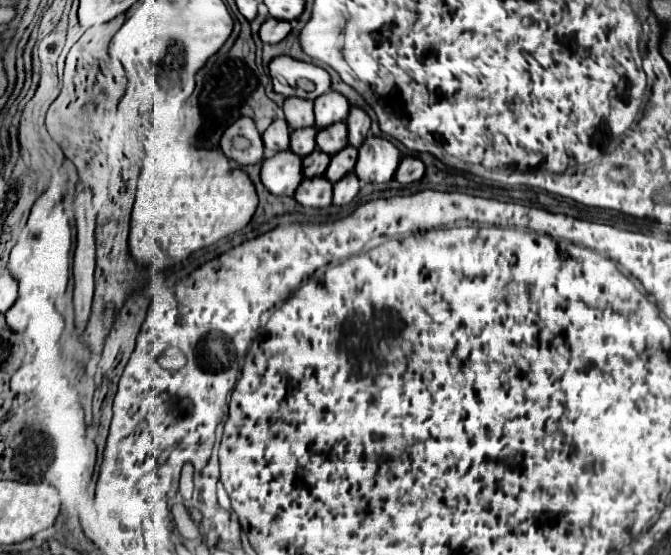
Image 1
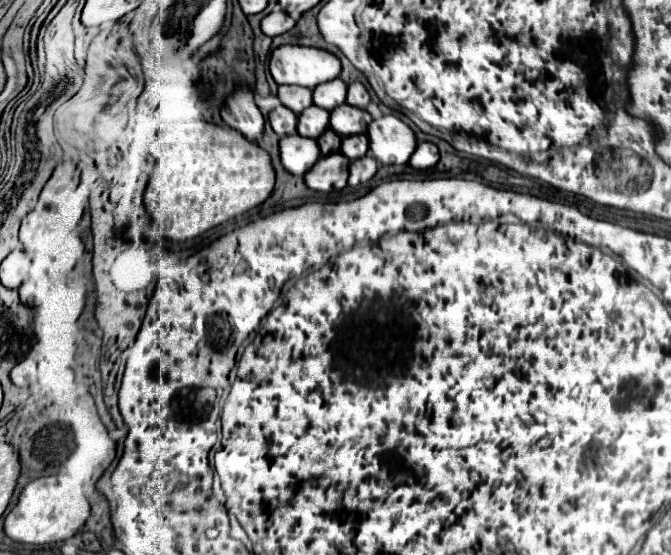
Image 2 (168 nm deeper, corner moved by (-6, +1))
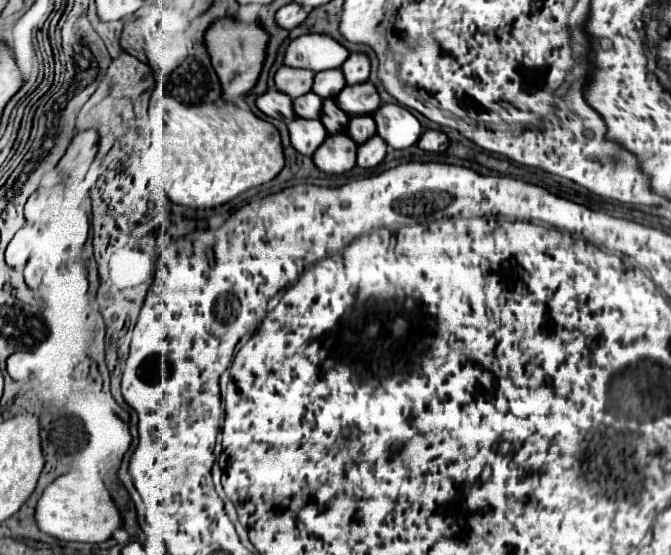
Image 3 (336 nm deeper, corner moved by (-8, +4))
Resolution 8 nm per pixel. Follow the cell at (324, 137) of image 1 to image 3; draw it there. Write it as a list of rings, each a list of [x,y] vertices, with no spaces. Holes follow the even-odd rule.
[[[359,83],[345,87],[337,97],[337,105],[349,115],[371,115],[379,107],[381,99],[373,83]]]

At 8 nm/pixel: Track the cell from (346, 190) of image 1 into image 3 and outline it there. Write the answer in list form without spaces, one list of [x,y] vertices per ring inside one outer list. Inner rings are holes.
[[[373,135],[371,139],[367,139],[365,143],[359,145],[357,165],[365,167],[365,169],[371,169],[371,167],[375,167],[377,163],[383,161],[385,151],[387,151],[387,143],[379,135]]]

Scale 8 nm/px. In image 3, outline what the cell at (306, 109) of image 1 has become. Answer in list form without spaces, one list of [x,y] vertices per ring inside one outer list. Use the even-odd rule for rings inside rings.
[[[279,67],[279,71],[275,73],[275,85],[279,91],[287,93],[289,97],[299,97],[311,91],[313,85],[313,77],[315,73],[309,69],[297,69],[297,67]]]

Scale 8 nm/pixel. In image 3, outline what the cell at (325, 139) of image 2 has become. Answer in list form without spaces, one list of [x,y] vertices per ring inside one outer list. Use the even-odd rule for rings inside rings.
[[[327,97],[323,101],[323,109],[321,109],[321,123],[325,125],[325,129],[331,135],[345,131],[347,121],[349,121],[349,115],[343,109],[339,109],[339,105],[335,103],[335,97]]]

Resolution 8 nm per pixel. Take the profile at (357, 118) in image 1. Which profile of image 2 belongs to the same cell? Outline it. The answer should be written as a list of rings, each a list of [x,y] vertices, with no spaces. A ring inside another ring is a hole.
[[[353,82],[349,84],[349,96],[347,96],[347,102],[355,108],[361,108],[361,110],[367,110],[369,104],[371,104],[371,96],[369,92],[363,88],[363,84],[359,82]]]

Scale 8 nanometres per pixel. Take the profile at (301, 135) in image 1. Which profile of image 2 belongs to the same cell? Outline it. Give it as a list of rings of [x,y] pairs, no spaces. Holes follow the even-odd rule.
[[[317,106],[305,110],[297,122],[297,134],[303,138],[317,140],[327,128],[329,128],[329,112]]]

